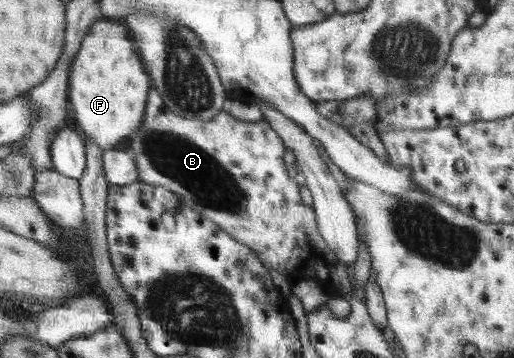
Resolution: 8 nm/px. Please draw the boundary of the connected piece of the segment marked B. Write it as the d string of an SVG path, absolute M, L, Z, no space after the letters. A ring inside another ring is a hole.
M151 89L145 119L127 149L135 158L139 180L177 193L185 206L205 215L222 226L231 237L250 246L269 269L278 270L293 282L315 280L331 296L342 296L355 302L355 283L347 277L346 265L322 237L314 209L301 203L299 185L287 177L283 165L285 145L270 122L263 119L258 122L239 121L225 111L206 122L181 117L166 106L165 99L155 89Z

